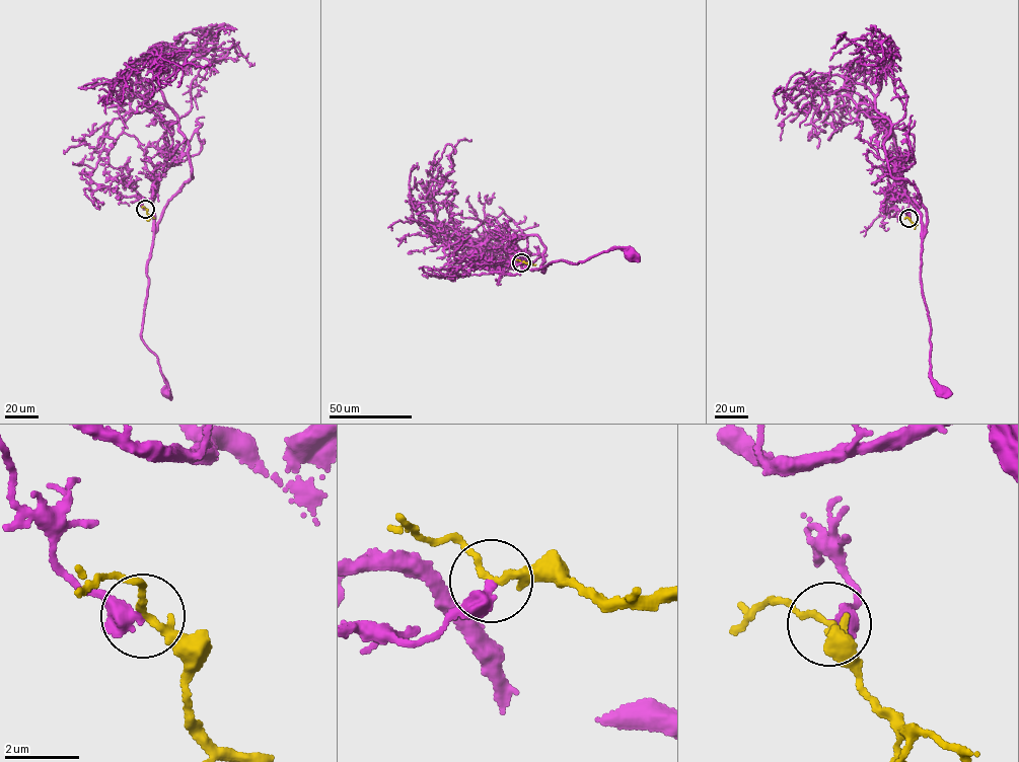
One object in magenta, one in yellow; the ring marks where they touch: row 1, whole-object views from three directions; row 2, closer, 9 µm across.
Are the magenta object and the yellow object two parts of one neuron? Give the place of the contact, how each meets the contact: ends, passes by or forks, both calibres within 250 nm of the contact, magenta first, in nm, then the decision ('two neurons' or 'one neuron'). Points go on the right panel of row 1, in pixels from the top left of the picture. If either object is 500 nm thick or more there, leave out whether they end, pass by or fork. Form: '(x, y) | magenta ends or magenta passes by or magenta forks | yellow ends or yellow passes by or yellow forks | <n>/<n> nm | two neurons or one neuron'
(908, 218) | magenta passes by | yellow passes by | 320/190 nm | one neuron

